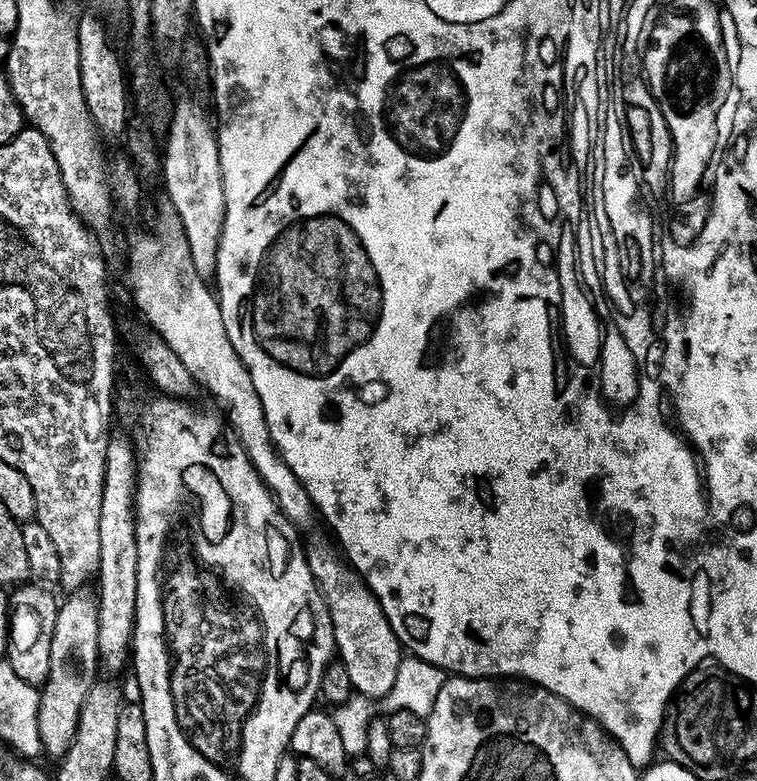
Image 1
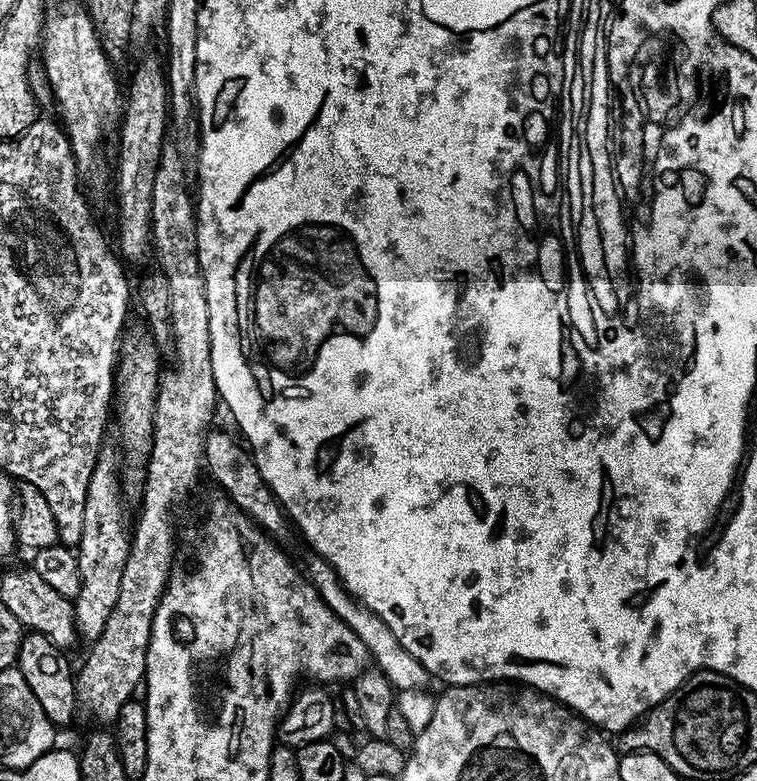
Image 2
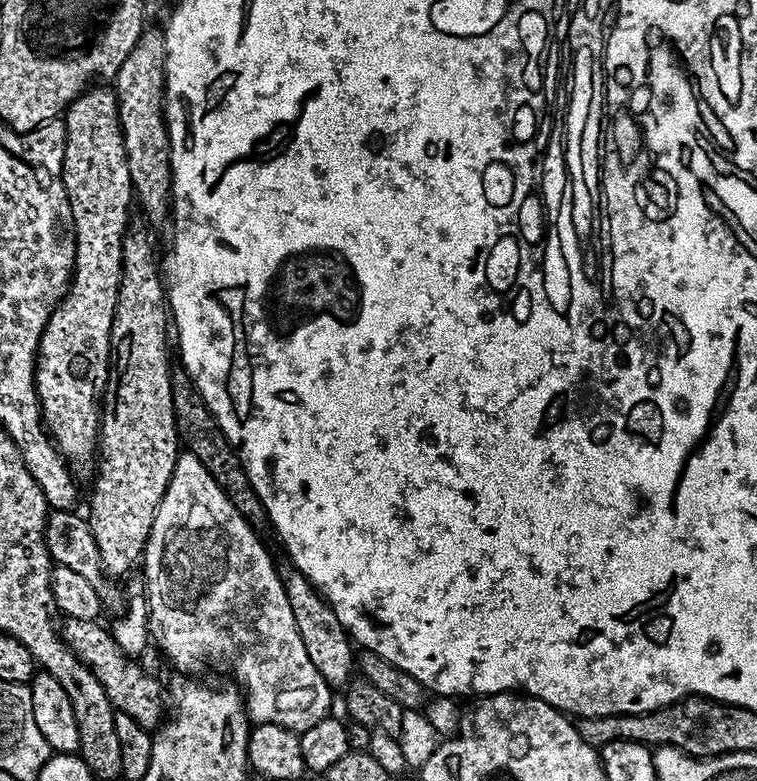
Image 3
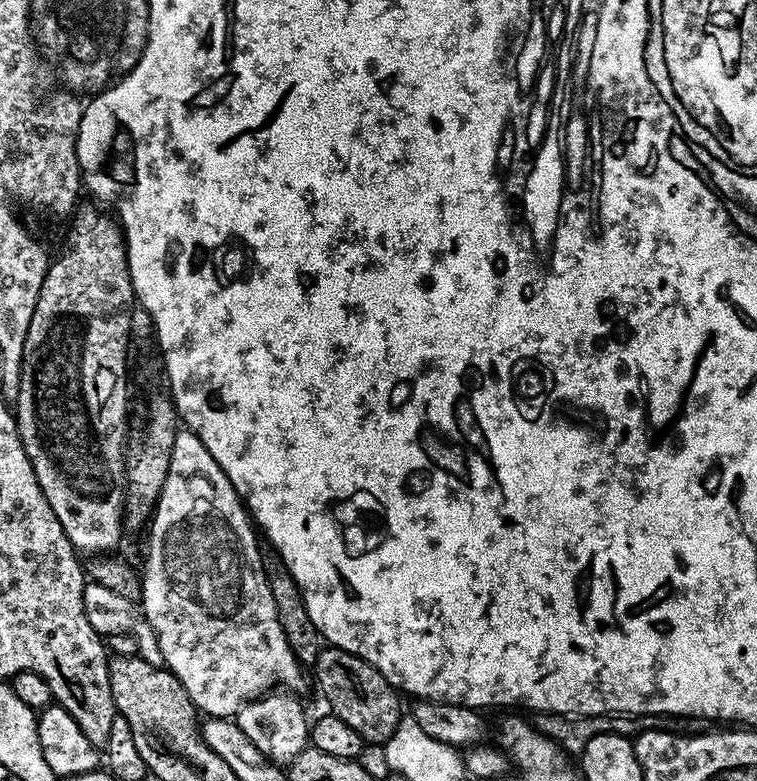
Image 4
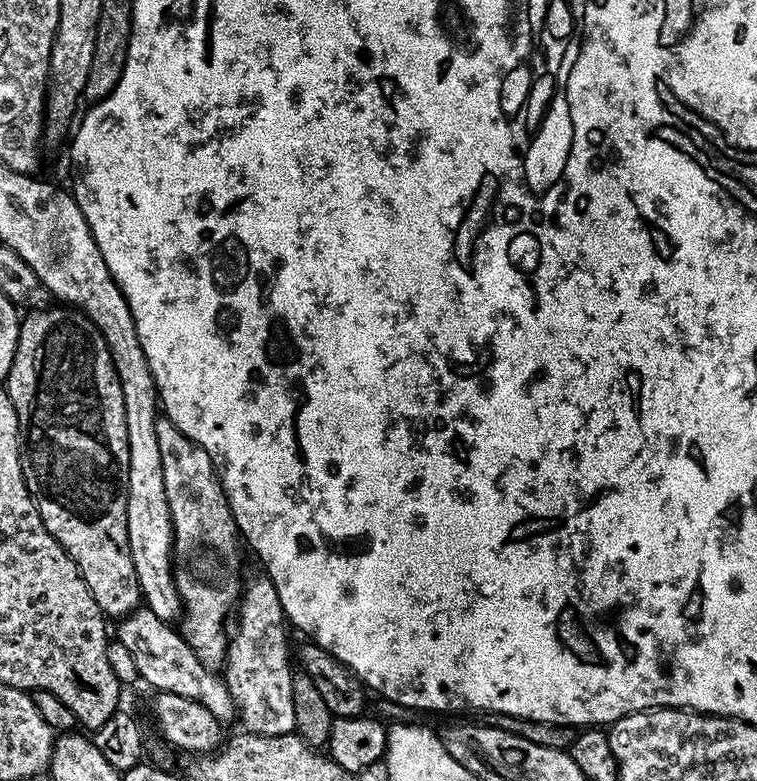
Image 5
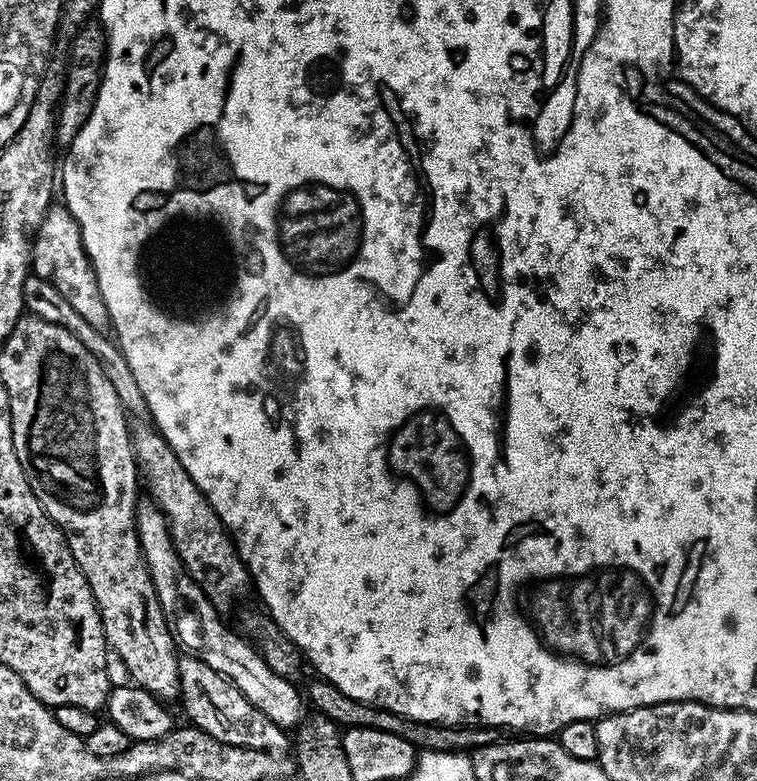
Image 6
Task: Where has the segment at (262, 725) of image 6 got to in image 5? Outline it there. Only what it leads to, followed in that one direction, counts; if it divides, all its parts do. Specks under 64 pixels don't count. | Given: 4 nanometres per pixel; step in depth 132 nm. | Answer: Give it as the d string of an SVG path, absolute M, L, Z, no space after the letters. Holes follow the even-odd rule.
M141 606L123 617L119 624L120 629L114 632L115 639L120 640L130 654L134 654L134 666L138 666L143 683L148 683L156 692L182 694L182 698L190 698L206 706L206 710L222 722L228 722L231 716L233 719L234 705L223 679L202 663L171 623L158 618L158 614L151 612L147 606Z

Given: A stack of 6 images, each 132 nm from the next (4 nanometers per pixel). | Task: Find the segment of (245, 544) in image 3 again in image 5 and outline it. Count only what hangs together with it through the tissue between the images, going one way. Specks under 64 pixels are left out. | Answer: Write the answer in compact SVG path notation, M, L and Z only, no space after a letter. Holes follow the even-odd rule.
M166 418L157 419L156 430L158 450L162 453L162 478L166 478L166 502L170 506L172 519L172 573L182 605L178 631L205 666L220 670L226 663L230 639L226 628L224 632L224 623L227 620L229 623L242 591L242 576L239 576L242 549L240 531L236 529L213 457L208 456L206 450L199 448L193 440L186 438L186 434L182 434L182 430L178 430L178 426Z

